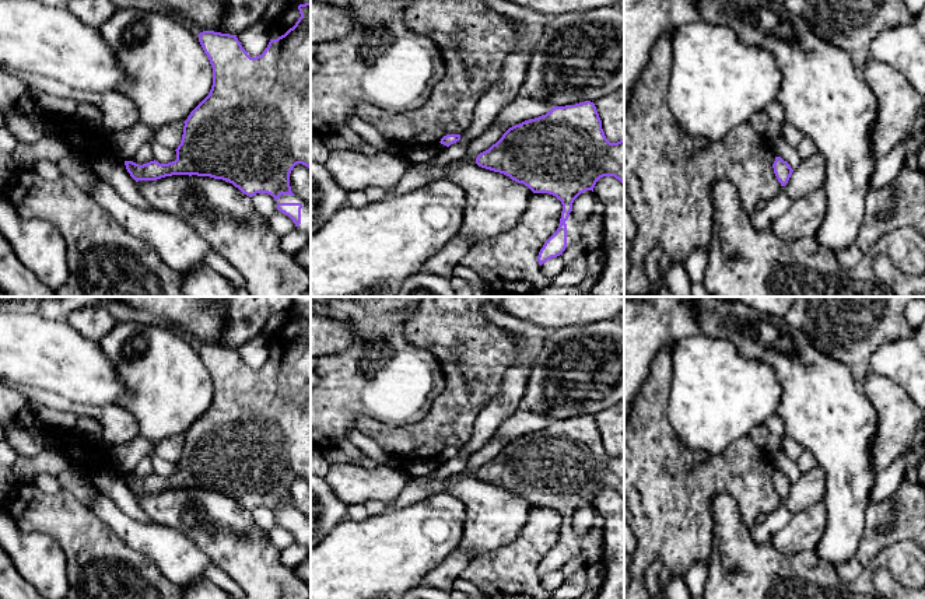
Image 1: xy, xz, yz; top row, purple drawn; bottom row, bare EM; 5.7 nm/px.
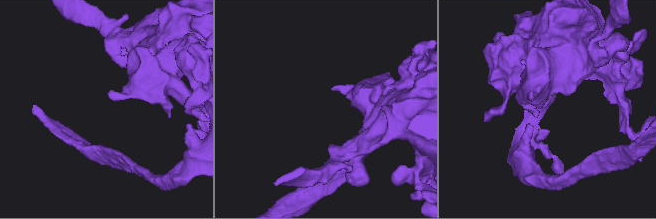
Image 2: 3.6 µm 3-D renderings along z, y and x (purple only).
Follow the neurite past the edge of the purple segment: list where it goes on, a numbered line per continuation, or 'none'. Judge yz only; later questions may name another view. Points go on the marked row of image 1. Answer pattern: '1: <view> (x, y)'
none

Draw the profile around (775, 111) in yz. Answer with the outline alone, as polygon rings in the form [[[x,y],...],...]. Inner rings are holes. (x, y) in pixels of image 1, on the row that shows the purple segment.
[[[774,99],[768,106],[765,106],[764,111],[778,125],[785,123],[784,108],[777,99]]]

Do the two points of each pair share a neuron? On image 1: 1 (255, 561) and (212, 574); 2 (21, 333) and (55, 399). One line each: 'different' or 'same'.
1: different
2: different

